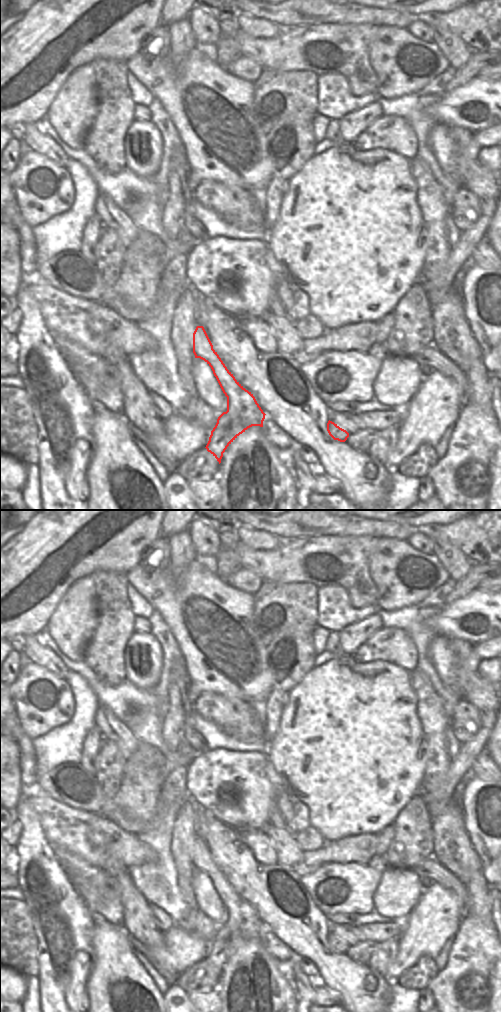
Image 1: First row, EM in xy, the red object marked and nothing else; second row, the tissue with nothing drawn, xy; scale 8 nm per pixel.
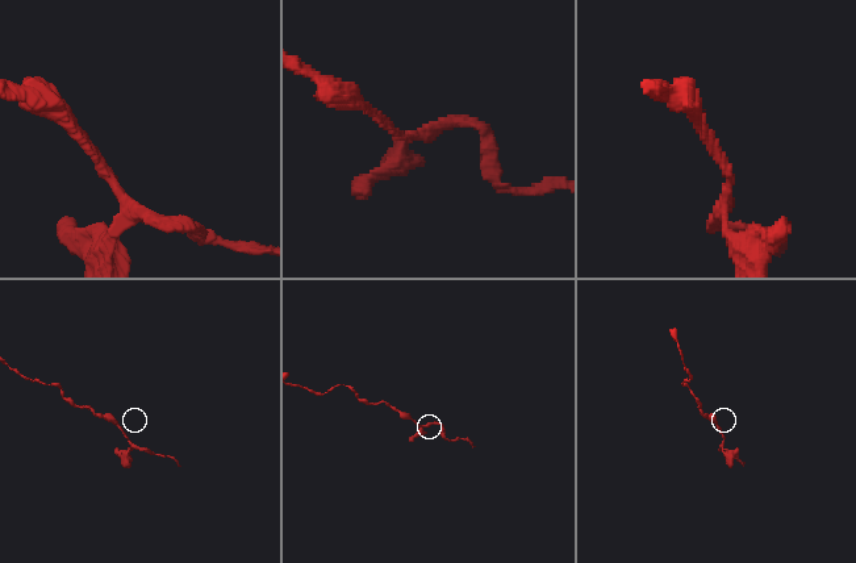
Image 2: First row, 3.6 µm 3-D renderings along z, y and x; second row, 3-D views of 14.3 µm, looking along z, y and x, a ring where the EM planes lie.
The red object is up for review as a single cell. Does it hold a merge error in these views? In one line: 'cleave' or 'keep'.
keep

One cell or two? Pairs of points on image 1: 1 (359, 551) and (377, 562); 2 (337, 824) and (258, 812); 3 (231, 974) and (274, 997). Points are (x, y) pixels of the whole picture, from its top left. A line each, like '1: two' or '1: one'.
1: two
2: two
3: one

